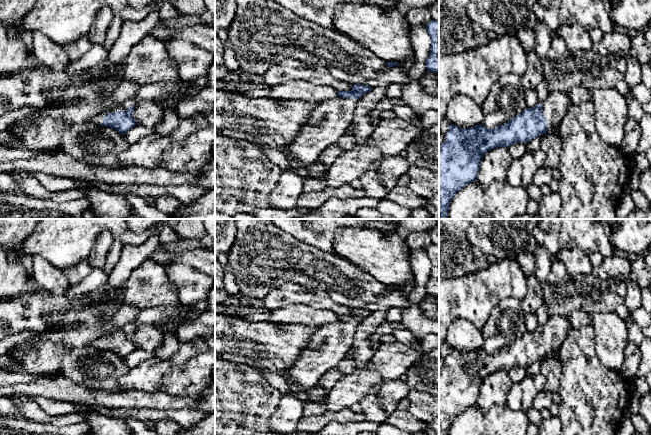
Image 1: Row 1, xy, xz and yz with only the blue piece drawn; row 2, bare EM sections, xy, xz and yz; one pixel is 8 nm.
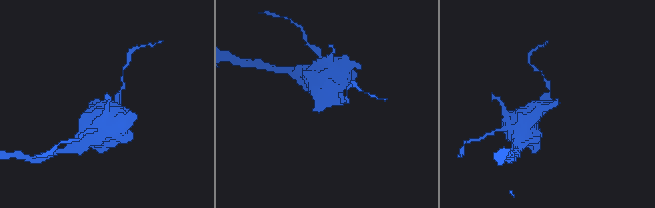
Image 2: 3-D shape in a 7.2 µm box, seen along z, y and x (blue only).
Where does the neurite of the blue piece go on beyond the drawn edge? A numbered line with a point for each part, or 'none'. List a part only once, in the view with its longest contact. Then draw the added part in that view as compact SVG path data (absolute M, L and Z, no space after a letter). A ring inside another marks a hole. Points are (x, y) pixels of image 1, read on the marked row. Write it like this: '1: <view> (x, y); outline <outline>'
1: xy (124, 105); outline M129 99L122 102L116 102L109 106L108 108L104 108L102 111L98 112L92 119L91 122L96 123L97 125L101 125L103 122L103 117L108 113L118 112L120 110L126 111L128 108L135 106L135 100Z

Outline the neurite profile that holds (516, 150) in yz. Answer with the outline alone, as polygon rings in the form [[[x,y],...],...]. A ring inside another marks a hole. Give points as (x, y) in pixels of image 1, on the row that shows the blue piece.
[[[518,142],[508,147],[512,160],[519,159],[527,152],[527,144],[528,142]]]

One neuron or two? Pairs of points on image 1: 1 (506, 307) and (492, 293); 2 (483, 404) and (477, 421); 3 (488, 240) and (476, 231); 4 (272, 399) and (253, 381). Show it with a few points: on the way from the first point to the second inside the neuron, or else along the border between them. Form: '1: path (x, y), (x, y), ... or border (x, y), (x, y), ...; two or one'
1: border (520, 299), (503, 298), (491, 310), (486, 320); two
2: border (475, 404), (482, 412), (503, 404); two
3: path (485, 237), (479, 233); one
4: path (267, 395), (258, 386); one

